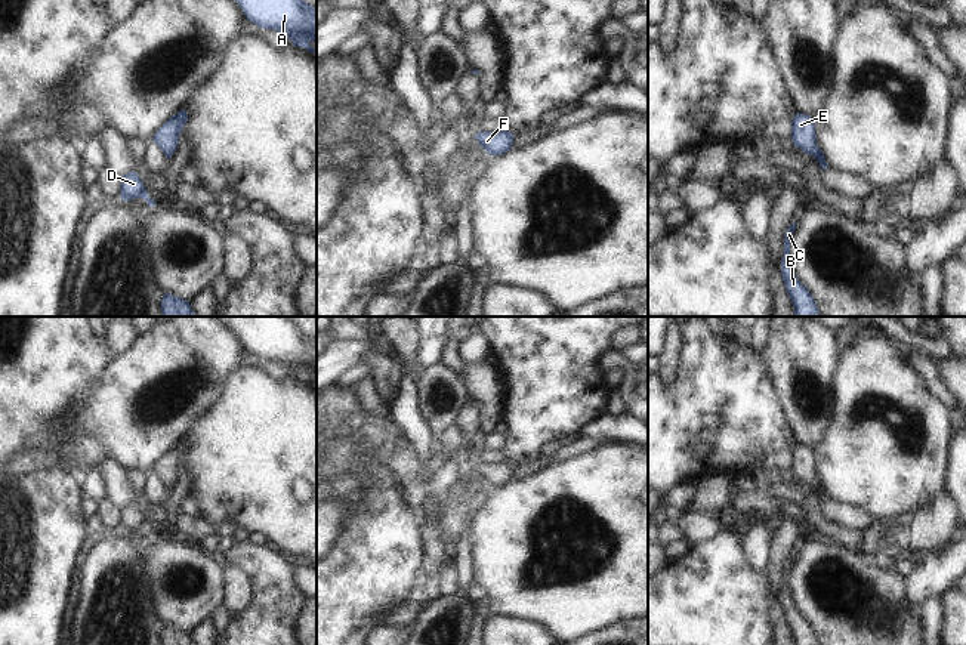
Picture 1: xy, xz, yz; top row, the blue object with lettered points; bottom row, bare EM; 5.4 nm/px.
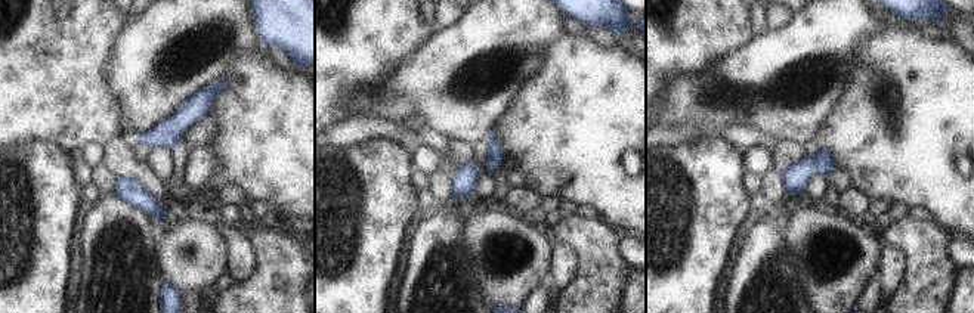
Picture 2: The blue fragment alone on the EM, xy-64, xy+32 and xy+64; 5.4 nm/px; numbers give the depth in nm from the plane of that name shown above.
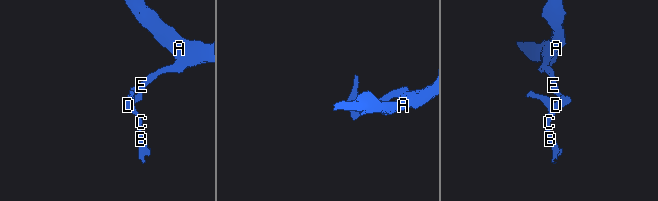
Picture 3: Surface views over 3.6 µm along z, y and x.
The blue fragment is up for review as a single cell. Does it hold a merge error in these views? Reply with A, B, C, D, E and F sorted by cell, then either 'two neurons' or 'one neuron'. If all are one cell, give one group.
A B C D E F; one neuron

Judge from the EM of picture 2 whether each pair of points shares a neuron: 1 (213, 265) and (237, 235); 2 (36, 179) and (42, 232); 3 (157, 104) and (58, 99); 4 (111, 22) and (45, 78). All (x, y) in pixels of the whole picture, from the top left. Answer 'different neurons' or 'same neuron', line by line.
1: different neurons
2: same neuron
3: different neurons
4: same neuron

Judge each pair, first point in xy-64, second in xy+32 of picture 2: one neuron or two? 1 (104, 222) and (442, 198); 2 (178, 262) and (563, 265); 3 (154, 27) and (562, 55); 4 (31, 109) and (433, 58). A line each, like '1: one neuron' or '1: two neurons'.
1: two neurons
2: two neurons
3: two neurons
4: two neurons

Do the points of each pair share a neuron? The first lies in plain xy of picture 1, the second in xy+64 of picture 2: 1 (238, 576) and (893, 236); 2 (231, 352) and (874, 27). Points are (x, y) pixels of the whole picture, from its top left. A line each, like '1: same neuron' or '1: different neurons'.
1: different neurons
2: same neuron

